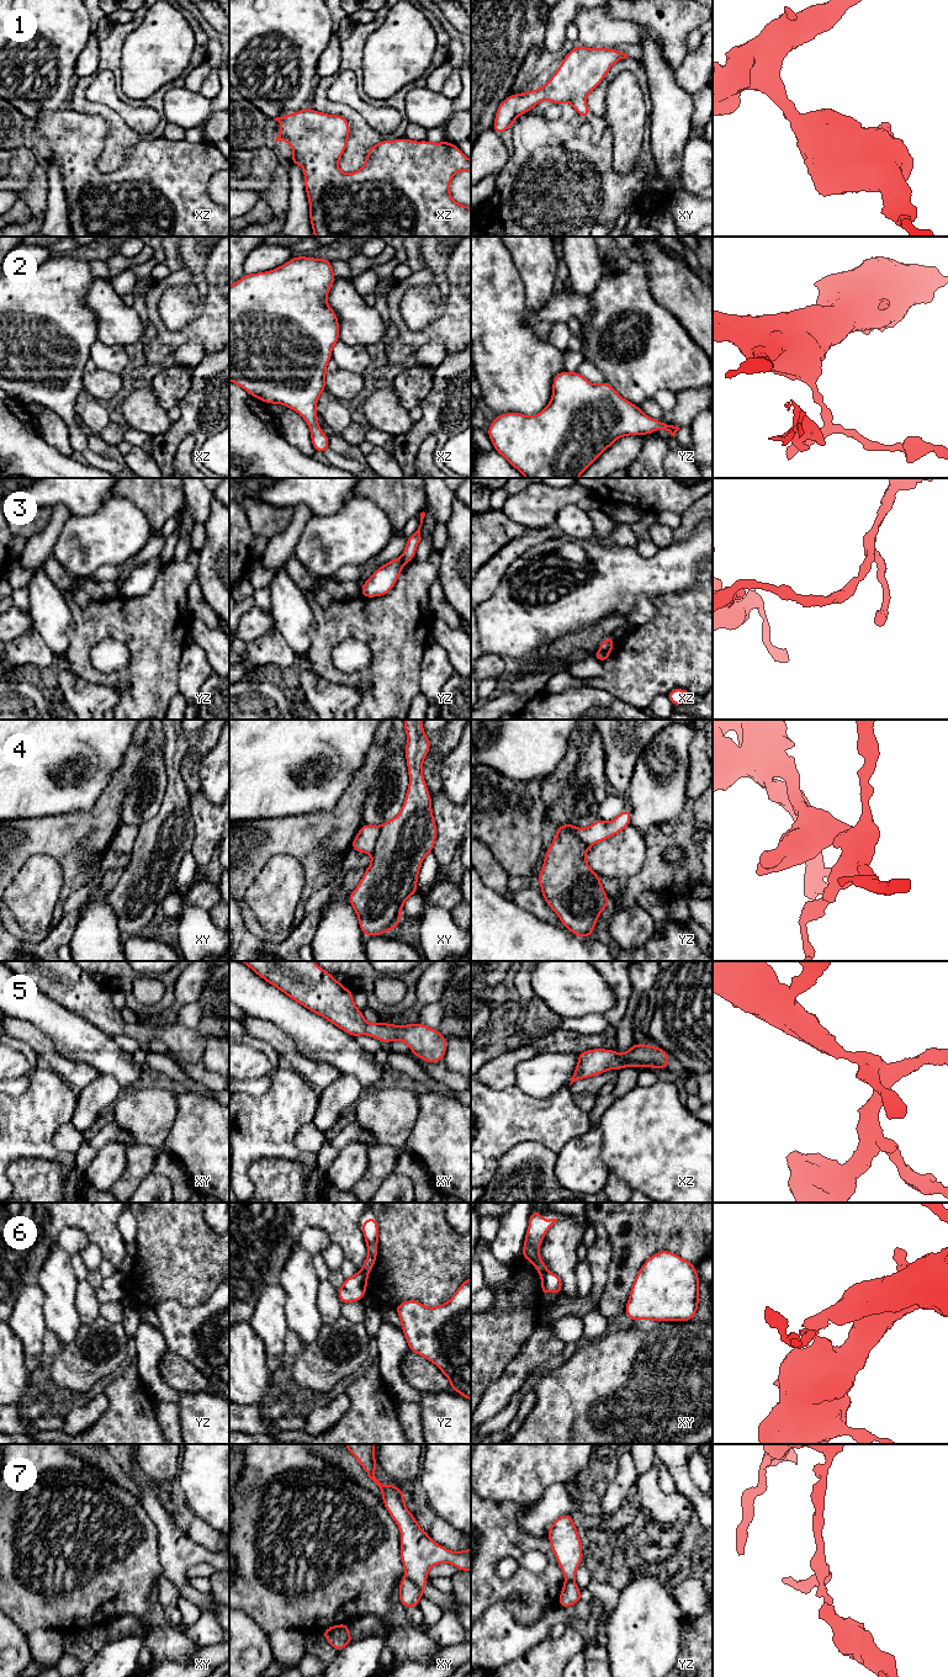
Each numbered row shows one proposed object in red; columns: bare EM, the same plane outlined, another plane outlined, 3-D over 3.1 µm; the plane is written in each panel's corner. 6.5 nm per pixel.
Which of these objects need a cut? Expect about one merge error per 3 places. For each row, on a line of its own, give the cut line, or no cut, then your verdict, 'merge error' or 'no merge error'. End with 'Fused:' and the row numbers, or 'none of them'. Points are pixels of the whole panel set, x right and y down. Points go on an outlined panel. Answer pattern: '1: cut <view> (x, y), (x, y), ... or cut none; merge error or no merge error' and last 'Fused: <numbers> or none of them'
1: cut none; no merge error
2: cut none; no merge error
3: cut xz (599, 649), (609, 651); merge error
4: cut xy (380, 827), (380, 833), (371, 853); merge error
5: cut none; no merge error
6: cut yz (360, 1270), (367, 1274); merge error
7: cut xy (406, 1575), (423, 1590); merge error
Fused: 3, 4, 6, 7

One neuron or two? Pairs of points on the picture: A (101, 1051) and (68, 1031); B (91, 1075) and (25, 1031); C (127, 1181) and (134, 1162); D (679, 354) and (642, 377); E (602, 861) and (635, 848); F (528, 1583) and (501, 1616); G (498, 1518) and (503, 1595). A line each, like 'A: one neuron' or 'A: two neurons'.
A: one neuron
B: one neuron
C: one neuron
D: one neuron
E: one neuron
F: two neurons
G: one neuron

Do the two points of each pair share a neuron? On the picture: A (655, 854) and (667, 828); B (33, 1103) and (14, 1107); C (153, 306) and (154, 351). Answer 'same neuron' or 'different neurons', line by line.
A: different neurons
B: same neuron
C: same neuron

